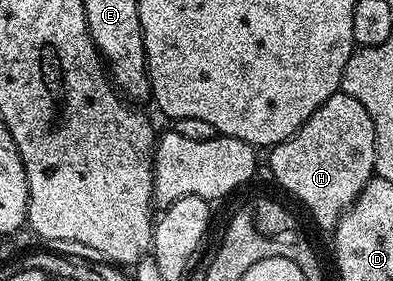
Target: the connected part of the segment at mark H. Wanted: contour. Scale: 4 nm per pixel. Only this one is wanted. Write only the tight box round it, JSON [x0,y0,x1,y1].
[268,91,376,231]

